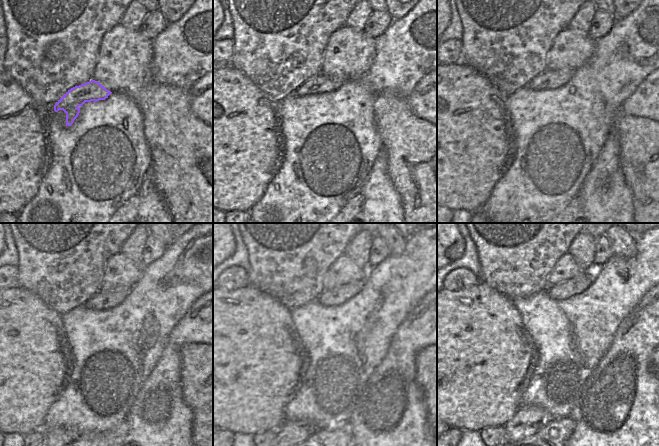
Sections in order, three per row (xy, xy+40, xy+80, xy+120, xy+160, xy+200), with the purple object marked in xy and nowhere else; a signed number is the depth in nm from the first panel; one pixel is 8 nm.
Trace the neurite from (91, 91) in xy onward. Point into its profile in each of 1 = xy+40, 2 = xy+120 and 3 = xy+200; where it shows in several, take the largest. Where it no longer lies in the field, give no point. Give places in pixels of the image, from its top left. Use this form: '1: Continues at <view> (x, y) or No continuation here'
1: Continues at xy+40 (319, 84)
2: Continues at xy+120 (101, 301)
3: Continues at xy+200 (553, 296).

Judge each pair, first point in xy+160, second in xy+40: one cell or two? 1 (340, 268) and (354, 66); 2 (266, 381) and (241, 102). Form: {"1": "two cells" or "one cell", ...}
{"1": "one cell", "2": "one cell"}

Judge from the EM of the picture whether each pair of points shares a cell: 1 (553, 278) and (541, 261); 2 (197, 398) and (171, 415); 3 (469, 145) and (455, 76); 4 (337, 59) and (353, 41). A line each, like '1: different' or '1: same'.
1: different
2: different
3: same
4: same

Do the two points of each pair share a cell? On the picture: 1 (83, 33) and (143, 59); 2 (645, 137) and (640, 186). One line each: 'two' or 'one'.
1: two
2: one

